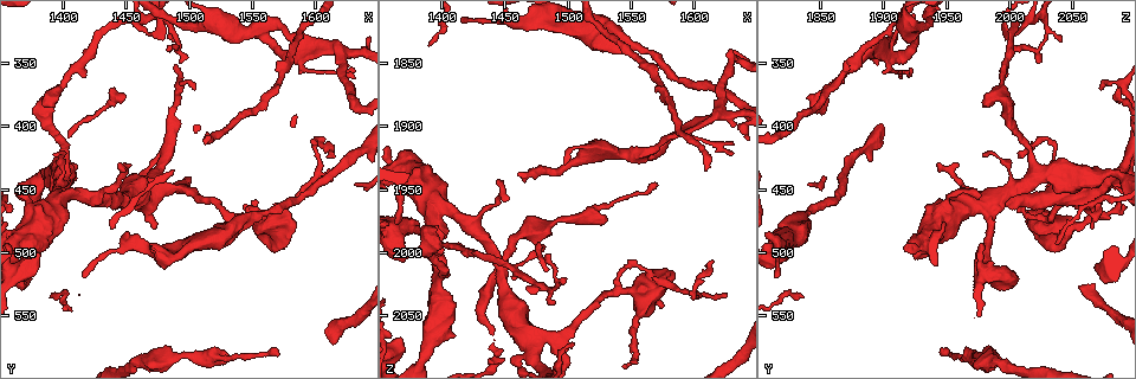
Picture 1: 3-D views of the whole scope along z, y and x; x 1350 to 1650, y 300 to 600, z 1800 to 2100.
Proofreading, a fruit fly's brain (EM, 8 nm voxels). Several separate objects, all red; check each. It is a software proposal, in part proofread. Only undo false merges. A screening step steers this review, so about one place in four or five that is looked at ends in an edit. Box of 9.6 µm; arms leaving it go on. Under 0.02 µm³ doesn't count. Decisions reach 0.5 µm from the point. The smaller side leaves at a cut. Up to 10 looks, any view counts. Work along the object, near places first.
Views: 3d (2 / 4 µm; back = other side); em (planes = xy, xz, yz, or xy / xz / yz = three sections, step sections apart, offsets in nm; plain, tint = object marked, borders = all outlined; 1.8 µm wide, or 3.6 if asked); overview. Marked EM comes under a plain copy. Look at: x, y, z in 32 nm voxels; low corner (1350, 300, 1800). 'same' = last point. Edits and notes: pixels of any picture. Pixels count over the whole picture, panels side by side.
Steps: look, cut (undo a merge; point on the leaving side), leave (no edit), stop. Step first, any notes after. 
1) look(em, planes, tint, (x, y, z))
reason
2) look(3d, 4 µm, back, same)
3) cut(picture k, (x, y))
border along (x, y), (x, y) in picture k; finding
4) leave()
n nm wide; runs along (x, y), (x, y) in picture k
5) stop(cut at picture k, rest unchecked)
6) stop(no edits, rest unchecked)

look(3d, 4 µm, back, (1524, 322, 1916))

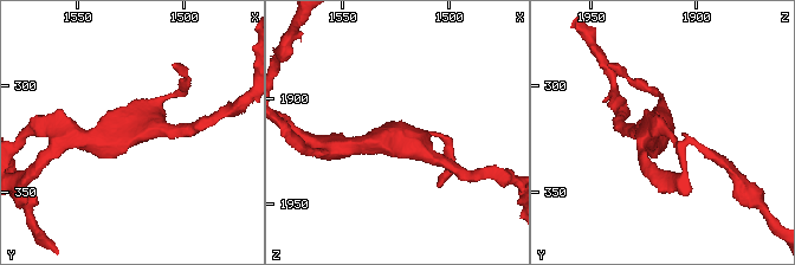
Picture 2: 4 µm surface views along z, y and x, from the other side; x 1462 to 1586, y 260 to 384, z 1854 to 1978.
look(em, xy, step 4, tint, (1524, 321, 1917))
3 arms; now the EM

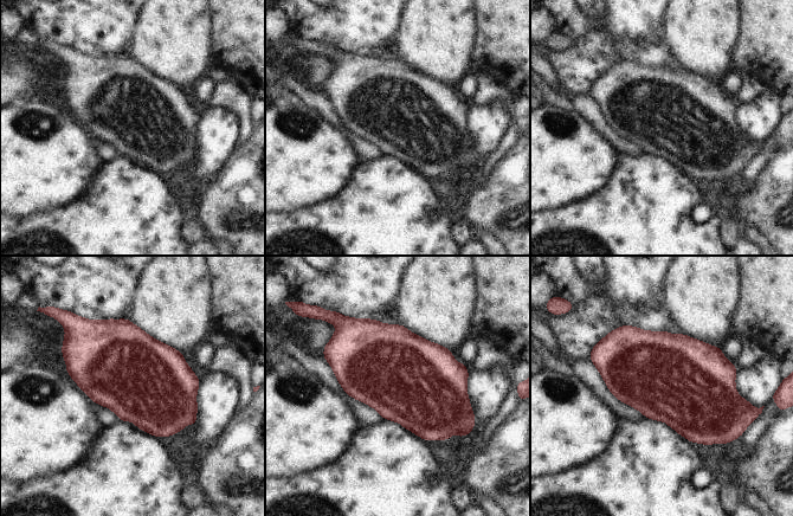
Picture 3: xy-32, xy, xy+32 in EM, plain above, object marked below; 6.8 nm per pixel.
leave()
continuous, no second cell

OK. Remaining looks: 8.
look(em, yz, step 4, tint, (1586, 324, 1906))

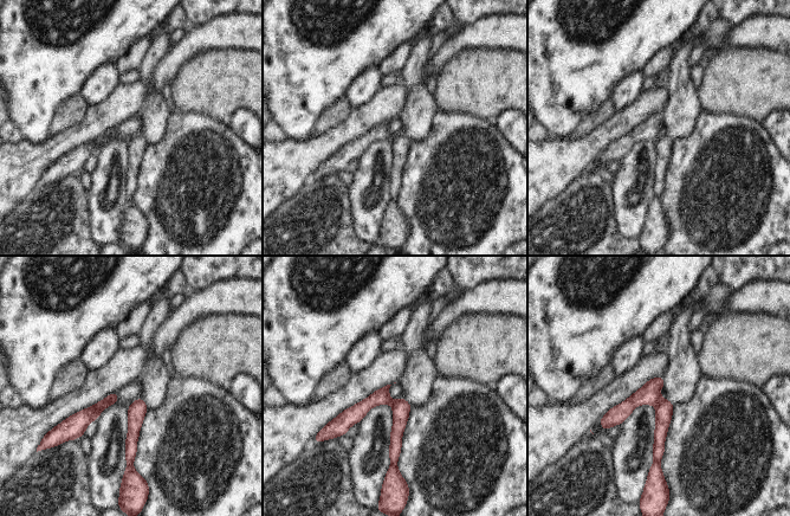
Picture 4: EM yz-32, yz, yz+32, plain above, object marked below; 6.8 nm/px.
look(em, planes, tint, same)
another direction

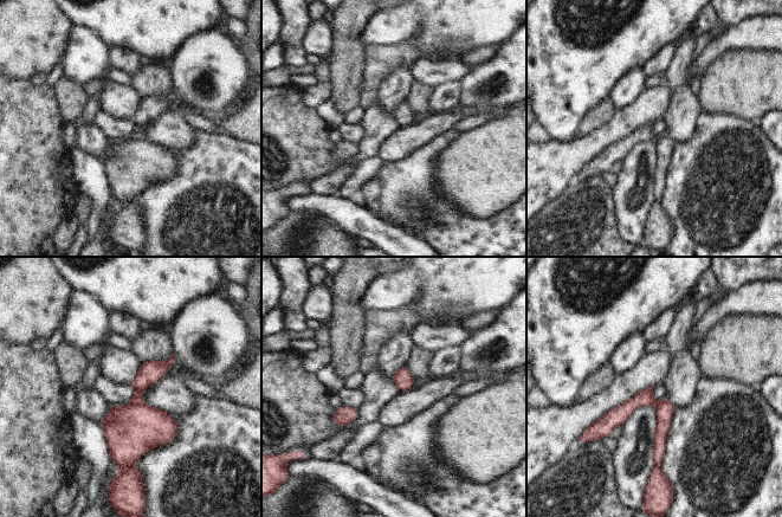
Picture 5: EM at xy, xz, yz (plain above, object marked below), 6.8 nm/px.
cut(picture 5, (130, 431))
120 nm wide; a second cell is stuck on

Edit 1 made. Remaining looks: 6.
look(em, 3.6 µm, planes, tint, (1398, 458, 1962))
thin arm on a thick one

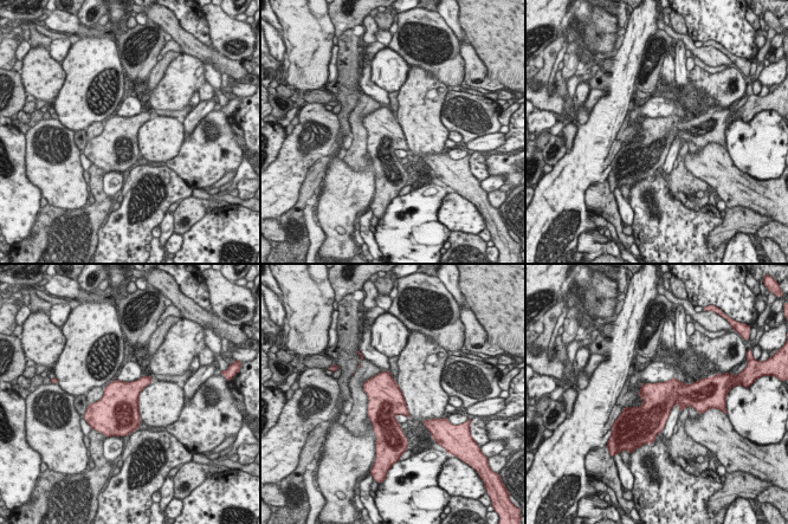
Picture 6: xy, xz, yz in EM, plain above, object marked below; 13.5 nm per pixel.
leave()
all the same cell

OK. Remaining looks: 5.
look(3d, 4 µm, (1522, 584, 1966))
calibre changes

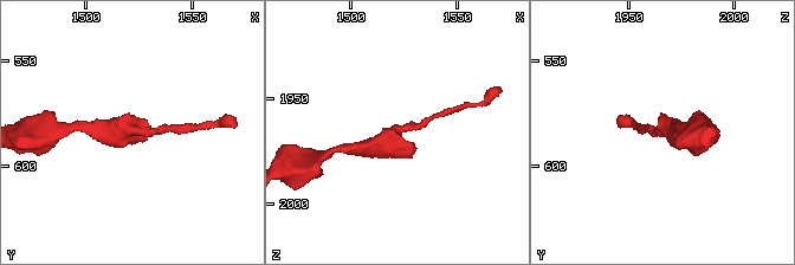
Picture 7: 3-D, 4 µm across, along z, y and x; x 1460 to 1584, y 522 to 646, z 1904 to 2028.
look(em, yz, step 16, tint, (1521, 583, 1965))

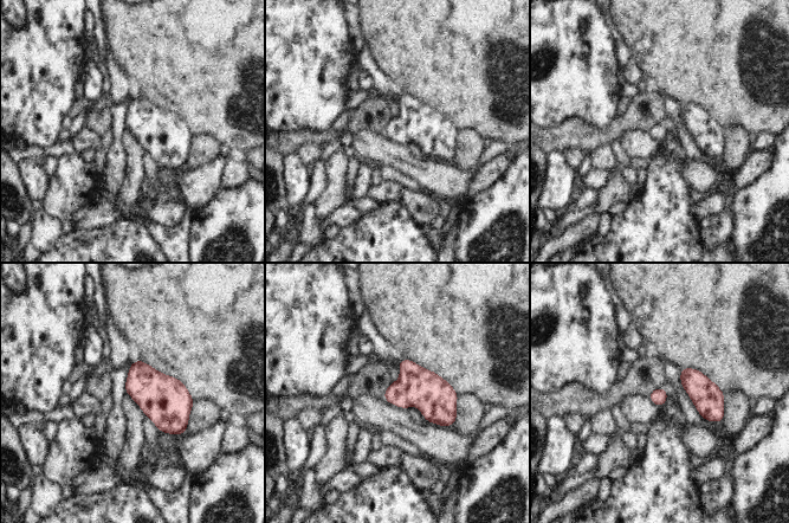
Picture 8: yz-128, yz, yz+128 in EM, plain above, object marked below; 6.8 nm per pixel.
look(em, xy, step 4, tint, same)

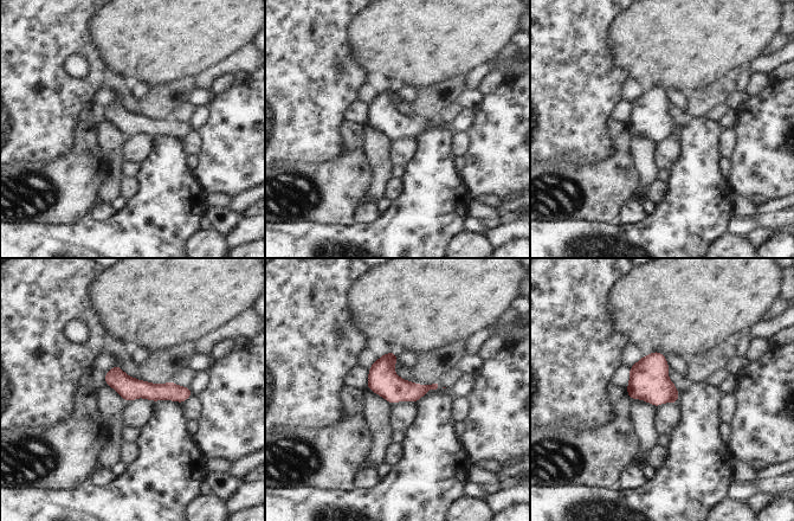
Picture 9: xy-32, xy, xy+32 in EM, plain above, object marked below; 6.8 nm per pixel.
leave()
runs along (108, 374), (129, 388), (187, 393) in picture 9; one cell here

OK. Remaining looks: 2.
stop(cut at picture 5, rest unchecked)

